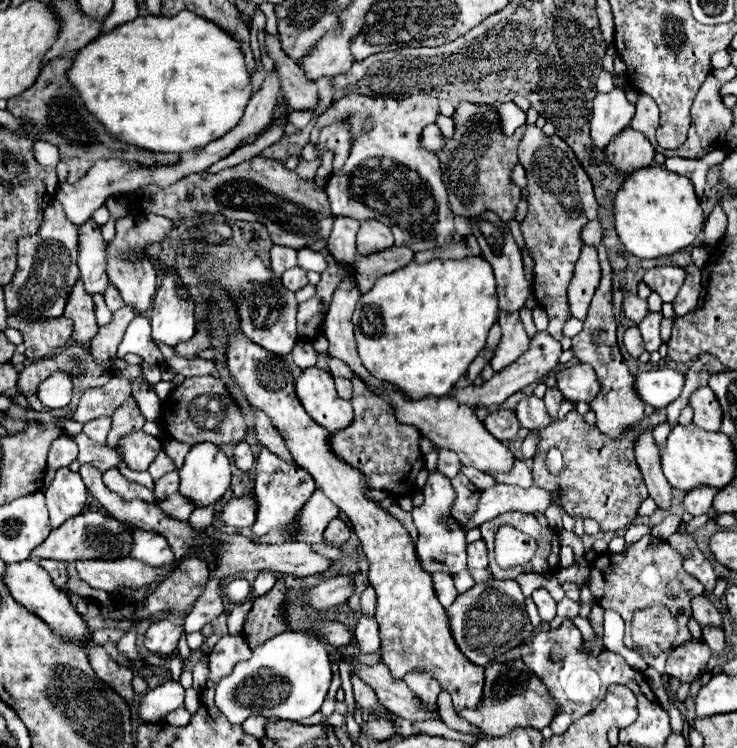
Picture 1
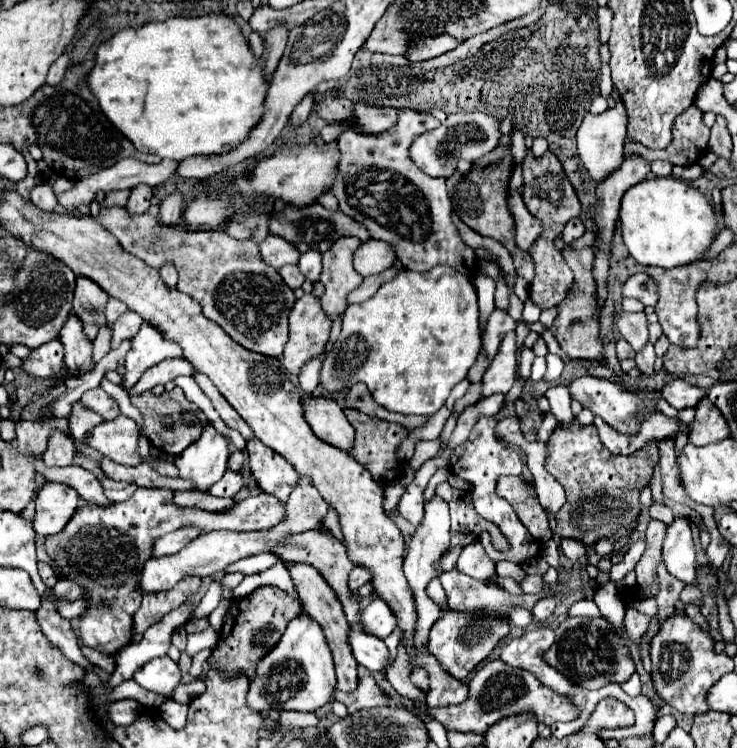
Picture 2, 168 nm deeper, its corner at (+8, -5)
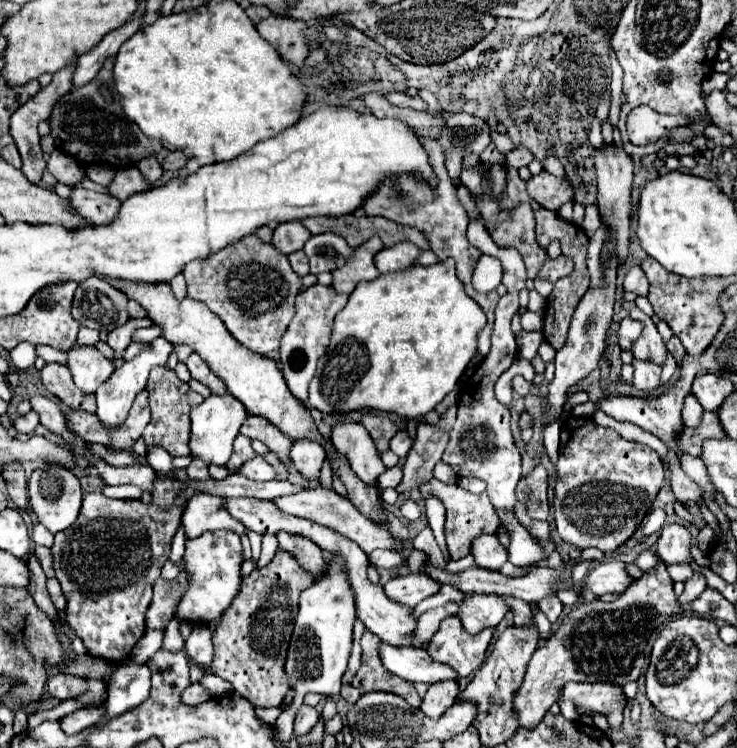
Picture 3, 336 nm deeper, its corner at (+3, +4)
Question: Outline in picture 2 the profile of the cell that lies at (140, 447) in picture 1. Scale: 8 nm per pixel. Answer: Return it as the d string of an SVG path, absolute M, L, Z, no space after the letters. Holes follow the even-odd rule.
M118 415L112 421L96 425L90 431L88 445L120 465L136 467L142 461L138 455L138 437L138 425L130 417Z

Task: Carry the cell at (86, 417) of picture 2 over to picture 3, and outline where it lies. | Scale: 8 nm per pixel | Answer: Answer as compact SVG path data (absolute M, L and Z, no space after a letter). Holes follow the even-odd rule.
M49 362L41 370L41 380L45 388L55 394L63 404L67 404L73 410L85 410L95 412L95 394L85 394L73 384L73 376L69 372L69 366Z

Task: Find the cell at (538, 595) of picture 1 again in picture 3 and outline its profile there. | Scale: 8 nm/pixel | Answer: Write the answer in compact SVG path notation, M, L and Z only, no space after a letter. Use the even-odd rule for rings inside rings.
M553 594L553 596L547 596L545 600L539 600L537 606L545 612L545 616L549 618L549 622L555 622L563 610L563 604L559 602L559 598Z

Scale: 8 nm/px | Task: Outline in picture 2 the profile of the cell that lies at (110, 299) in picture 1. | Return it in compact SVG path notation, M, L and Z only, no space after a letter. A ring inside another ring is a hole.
M110 299L108 305L106 305L106 317L108 317L108 323L112 325L120 315L124 315L128 311L128 307L122 303L122 301L116 301L116 299Z

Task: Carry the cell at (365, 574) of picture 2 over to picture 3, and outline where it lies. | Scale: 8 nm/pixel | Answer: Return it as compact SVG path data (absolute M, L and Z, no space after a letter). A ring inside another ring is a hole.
M377 550L369 554L369 564L375 568L397 568L401 562L403 562L403 556L399 552Z

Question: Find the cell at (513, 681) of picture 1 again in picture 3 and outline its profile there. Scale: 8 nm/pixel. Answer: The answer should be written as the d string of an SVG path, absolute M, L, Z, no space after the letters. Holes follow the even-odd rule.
M569 682L565 684L565 688L561 688L557 704L571 700L577 710L593 710L607 714L609 728L619 730L623 723L623 708L625 708L625 704L621 704L621 698L623 698L621 686L613 686L605 682L597 682L597 684Z

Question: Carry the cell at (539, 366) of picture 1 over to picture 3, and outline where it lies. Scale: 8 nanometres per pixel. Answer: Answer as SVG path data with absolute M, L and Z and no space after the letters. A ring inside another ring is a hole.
M525 312L523 316L521 316L521 326L525 328L525 330L541 330L541 324L543 324L543 316L541 314L535 314L535 312Z

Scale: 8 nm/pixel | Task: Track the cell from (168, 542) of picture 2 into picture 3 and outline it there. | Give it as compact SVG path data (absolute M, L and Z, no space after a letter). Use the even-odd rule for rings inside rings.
M197 494L189 500L189 506L183 512L183 530L185 538L197 538L207 530L233 530L237 534L245 532L245 526L231 518L231 514L223 508L221 498L209 494Z

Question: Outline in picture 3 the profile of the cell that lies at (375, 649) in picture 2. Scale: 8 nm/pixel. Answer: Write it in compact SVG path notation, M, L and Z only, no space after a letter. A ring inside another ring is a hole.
M379 644L379 656L383 666L409 682L425 682L425 684L433 684L439 680L457 680L457 672L451 670L445 664L437 664L431 660L431 656L421 650L421 648L397 648L393 644Z

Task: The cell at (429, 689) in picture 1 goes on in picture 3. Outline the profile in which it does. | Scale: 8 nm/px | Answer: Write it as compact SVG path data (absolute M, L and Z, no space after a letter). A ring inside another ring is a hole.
M447 616L433 634L427 652L433 656L433 660L449 664L449 668L453 668L459 676L469 676L481 668L493 632L495 628L485 628L473 636L461 628L461 620L457 620L457 616Z

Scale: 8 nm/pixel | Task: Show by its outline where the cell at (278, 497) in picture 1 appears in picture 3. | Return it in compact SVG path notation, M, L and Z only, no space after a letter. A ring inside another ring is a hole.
M249 416L249 420L241 426L241 434L245 434L247 438L257 438L261 440L287 468L291 466L291 452L289 452L289 444L291 440L287 436L283 436L271 422L267 422L265 418L259 416Z

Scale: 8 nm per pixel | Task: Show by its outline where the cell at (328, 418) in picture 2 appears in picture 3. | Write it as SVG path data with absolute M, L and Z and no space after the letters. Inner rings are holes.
M345 416L345 420L337 420L331 426L331 442L343 456L347 456L353 472L365 484L371 484L385 472L385 464L381 462L369 432L349 416Z

